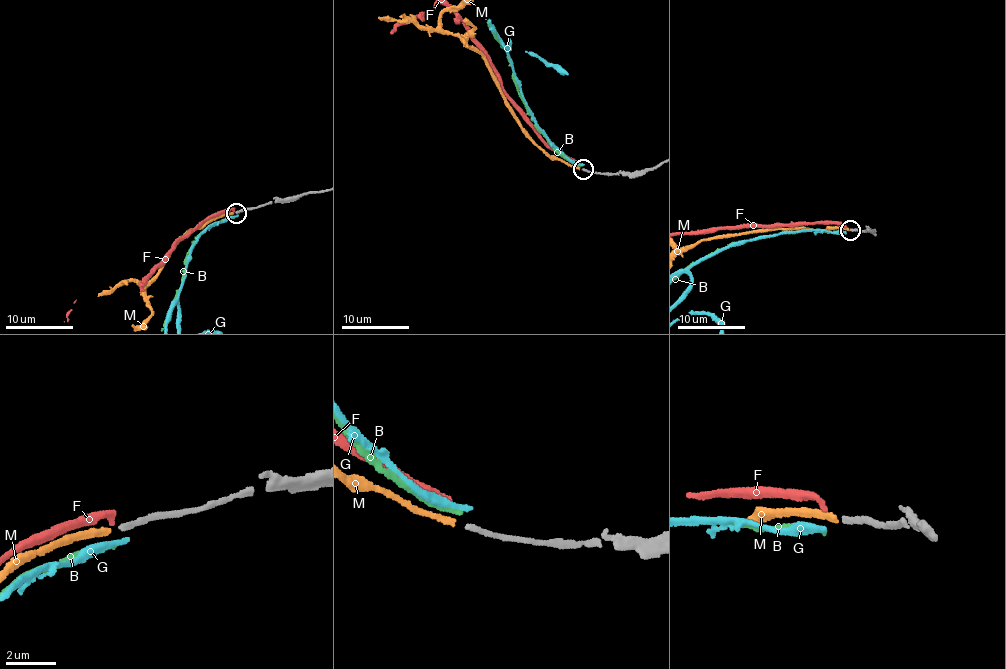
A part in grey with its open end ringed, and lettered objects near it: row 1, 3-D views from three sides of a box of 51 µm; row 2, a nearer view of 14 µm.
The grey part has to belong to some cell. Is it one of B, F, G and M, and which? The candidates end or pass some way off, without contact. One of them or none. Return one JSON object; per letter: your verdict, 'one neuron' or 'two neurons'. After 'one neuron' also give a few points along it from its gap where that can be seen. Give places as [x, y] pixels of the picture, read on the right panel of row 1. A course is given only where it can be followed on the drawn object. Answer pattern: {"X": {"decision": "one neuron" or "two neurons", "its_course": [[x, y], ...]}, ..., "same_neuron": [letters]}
{"B": {"decision": "two neurons"}, "F": {"decision": "two neurons"}, "G": {"decision": "two neurons"}, "M": {"decision": "one neuron"}, "same_neuron": ["M"]}

